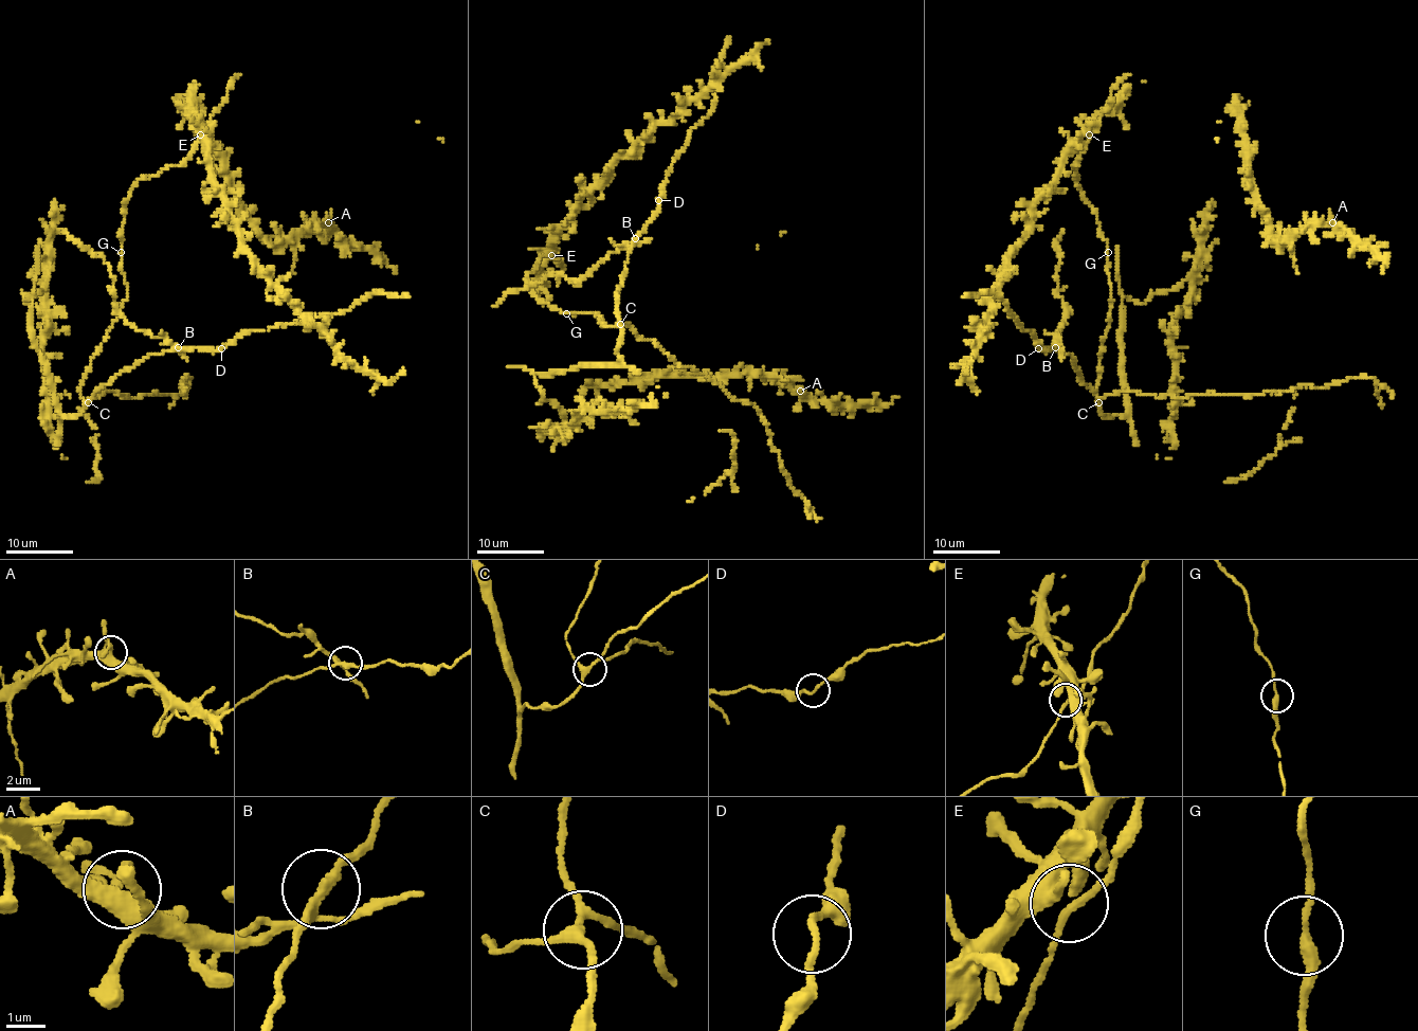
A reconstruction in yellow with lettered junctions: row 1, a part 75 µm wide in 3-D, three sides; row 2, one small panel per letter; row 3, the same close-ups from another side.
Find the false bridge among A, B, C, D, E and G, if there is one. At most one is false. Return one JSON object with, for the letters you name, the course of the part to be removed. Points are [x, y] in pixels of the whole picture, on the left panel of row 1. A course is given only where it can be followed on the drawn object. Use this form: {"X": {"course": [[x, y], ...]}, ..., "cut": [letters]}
{"B": {"course": [[178, 348], [161, 337], [142, 331], [116, 312], [110, 268], [98, 254], [62, 231]]}, "cut": ["B"]}

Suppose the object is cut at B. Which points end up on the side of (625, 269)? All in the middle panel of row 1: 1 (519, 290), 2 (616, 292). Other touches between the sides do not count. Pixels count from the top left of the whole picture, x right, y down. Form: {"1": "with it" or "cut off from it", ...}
{"1": "cut off from it", "2": "with it"}

